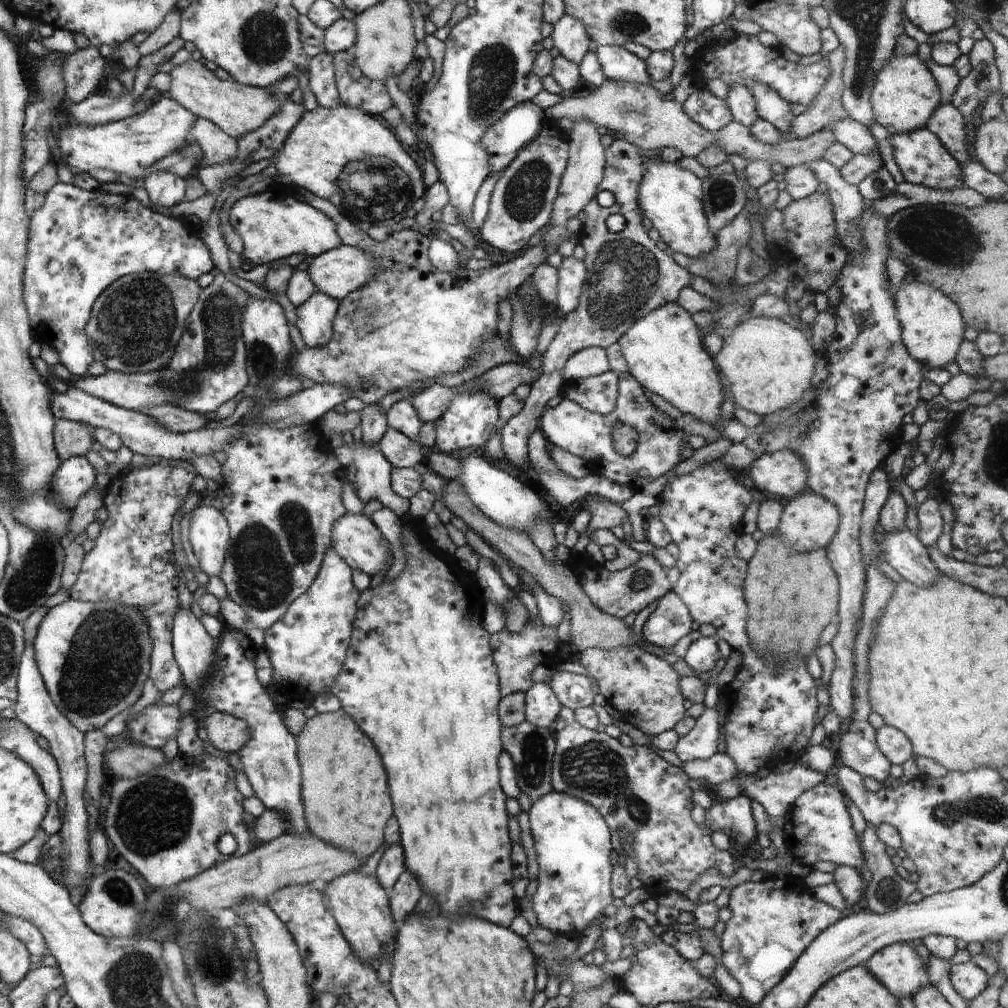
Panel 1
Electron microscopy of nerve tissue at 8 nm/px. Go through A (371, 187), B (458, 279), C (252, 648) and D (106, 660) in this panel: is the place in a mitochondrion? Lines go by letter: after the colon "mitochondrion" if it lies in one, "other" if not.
A: mitochondrion
B: other
C: other
D: mitochondrion

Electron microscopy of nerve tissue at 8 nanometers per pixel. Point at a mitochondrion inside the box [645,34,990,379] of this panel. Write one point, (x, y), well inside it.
(941, 235)

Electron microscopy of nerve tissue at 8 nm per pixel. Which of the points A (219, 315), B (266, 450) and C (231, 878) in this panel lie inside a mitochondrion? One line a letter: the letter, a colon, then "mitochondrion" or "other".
A: mitochondrion
B: other
C: other

